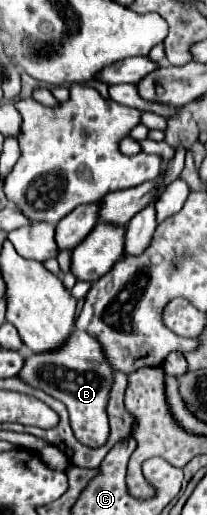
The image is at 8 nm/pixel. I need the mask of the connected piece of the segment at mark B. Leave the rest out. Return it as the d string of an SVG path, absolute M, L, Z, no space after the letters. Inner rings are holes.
M73 330L63 348L49 354L31 354L29 358L25 358L25 366L19 372L19 378L61 400L69 410L71 430L75 438L89 448L99 448L109 438L109 420L105 406L109 402L109 386L113 386L113 374L115 370L109 366L109 360L105 360L101 344L91 338L91 334Z

